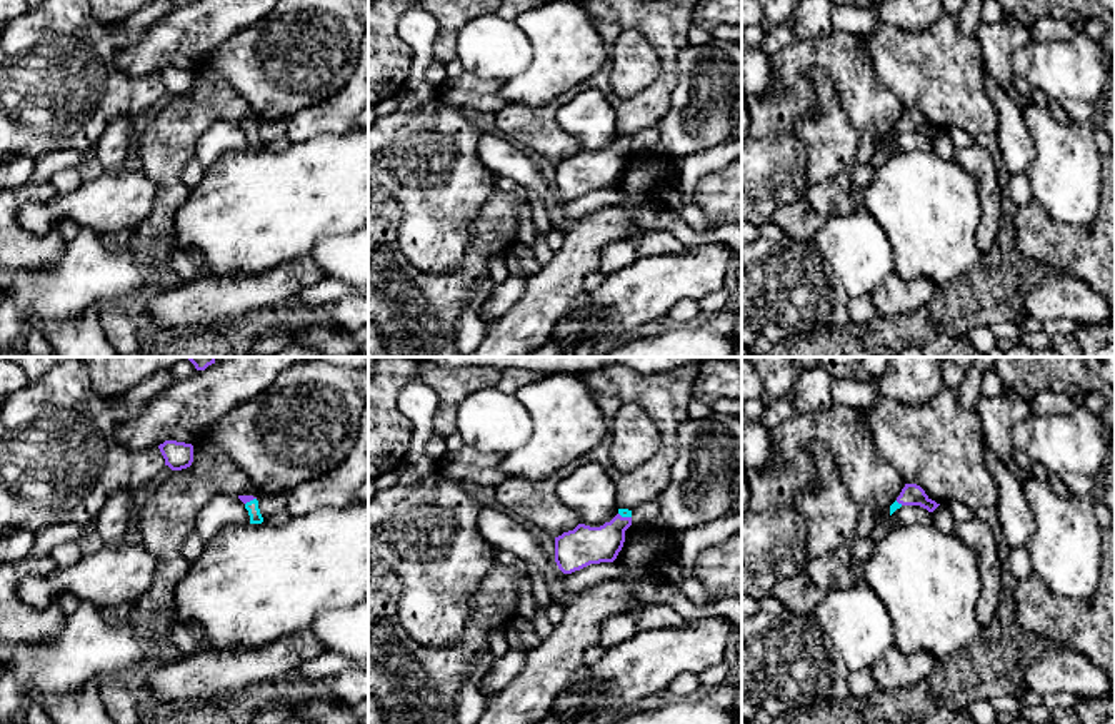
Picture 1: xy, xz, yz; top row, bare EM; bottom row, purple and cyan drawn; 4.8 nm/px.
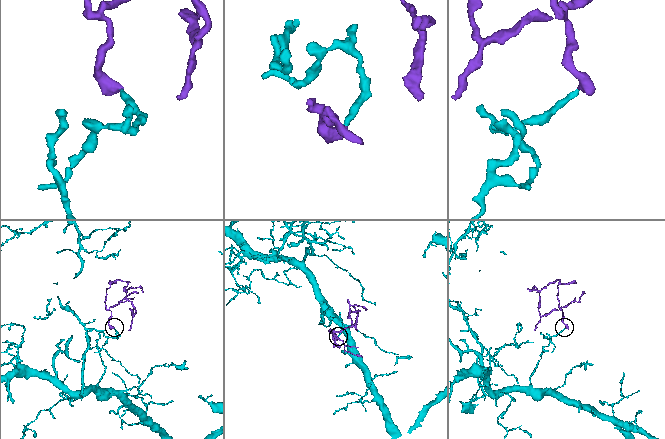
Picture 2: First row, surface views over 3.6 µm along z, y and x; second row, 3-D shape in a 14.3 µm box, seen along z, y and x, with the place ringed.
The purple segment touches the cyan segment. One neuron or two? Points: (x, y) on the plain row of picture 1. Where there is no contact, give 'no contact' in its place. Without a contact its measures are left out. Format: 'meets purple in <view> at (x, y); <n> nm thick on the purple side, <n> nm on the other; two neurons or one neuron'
meets purple in xz at (625, 144); 190 nm thick on the purple side, 50 nm on the other; one neuron

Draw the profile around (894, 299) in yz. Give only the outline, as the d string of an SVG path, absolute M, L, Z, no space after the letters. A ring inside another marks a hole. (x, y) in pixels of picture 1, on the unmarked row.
M893 272L872 292L875 315L890 320L910 320L920 317L933 299L935 290L937 285L927 277L905 282Z

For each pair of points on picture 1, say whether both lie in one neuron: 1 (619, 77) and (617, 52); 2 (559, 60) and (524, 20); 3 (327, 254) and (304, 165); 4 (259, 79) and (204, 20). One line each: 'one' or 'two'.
1: one
2: one
3: two
4: two

